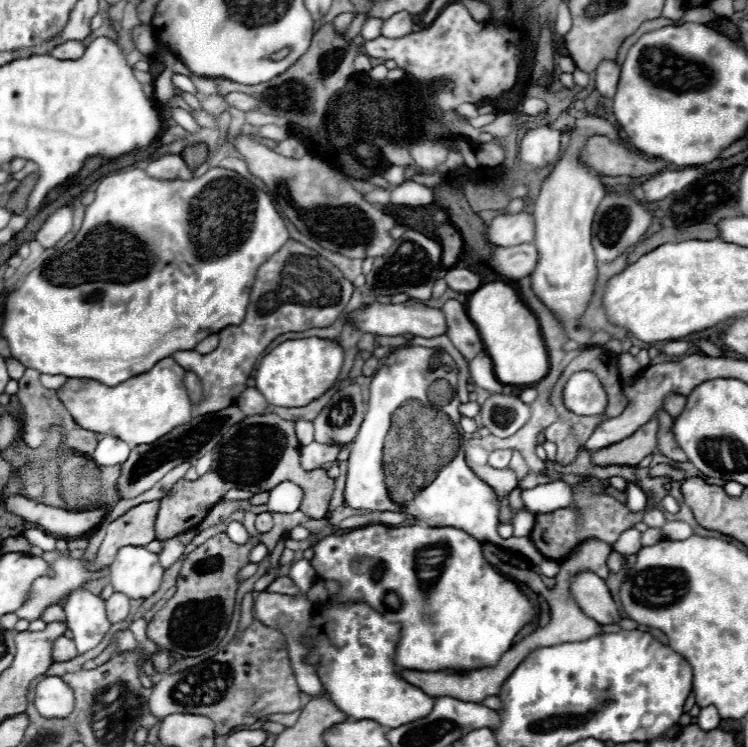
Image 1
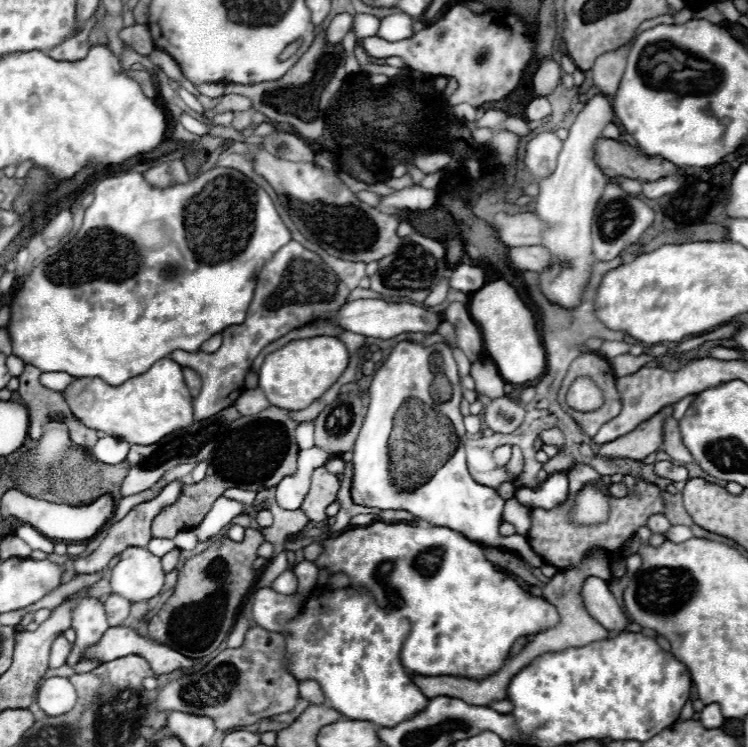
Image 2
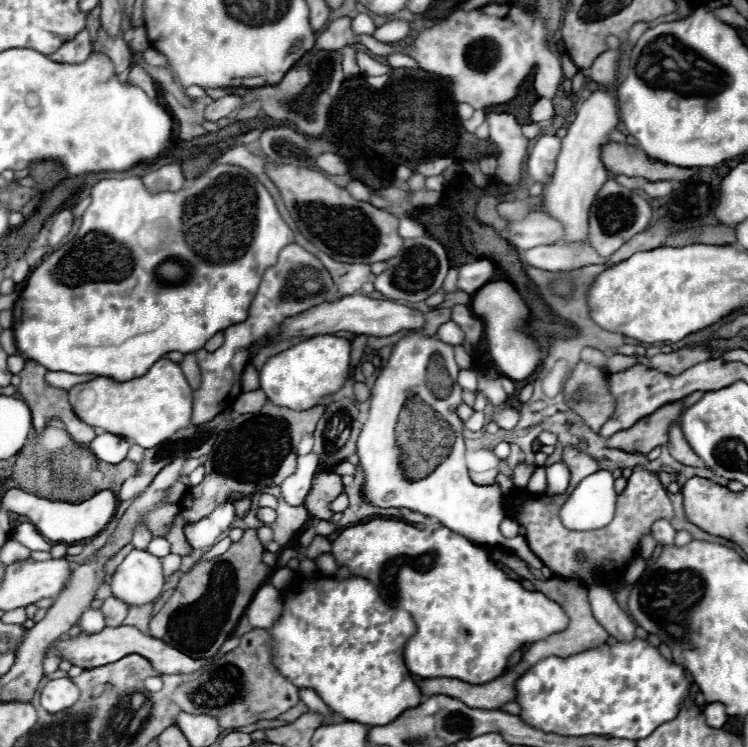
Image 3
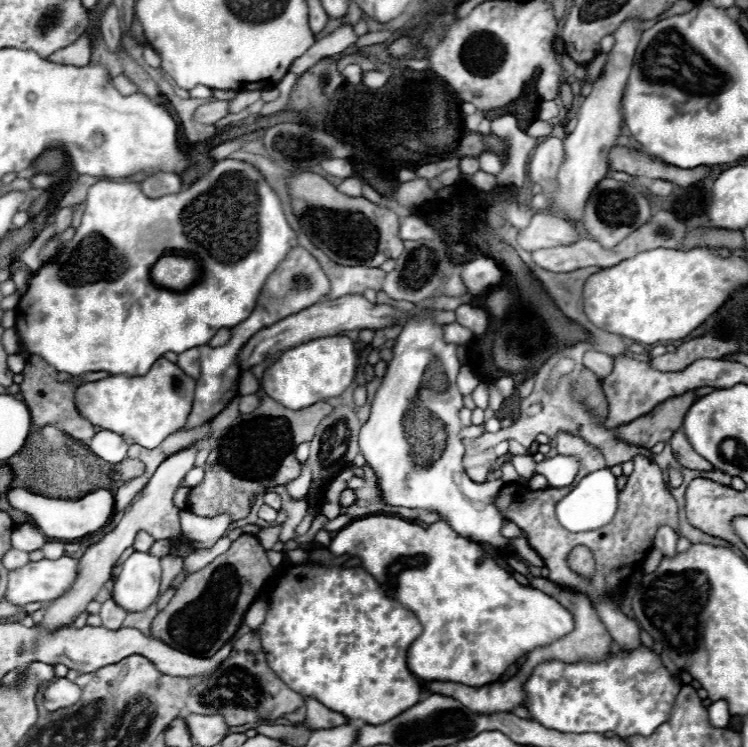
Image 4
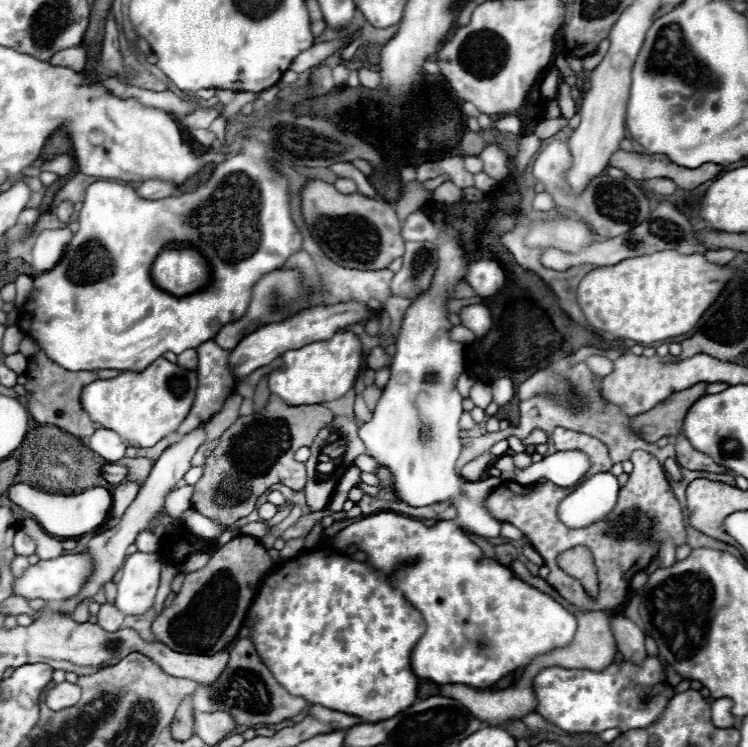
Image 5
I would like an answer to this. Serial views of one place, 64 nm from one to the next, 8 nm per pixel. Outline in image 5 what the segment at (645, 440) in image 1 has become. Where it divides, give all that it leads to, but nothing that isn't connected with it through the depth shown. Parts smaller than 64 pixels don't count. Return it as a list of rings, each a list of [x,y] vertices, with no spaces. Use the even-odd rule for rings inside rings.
[[[700,382],[688,390],[672,394],[670,398],[660,402],[660,406],[654,406],[650,412],[644,412],[644,414],[632,418],[632,430],[646,442],[656,442],[662,436],[680,434],[688,408],[700,396],[704,396],[704,390],[706,390],[706,384]]]

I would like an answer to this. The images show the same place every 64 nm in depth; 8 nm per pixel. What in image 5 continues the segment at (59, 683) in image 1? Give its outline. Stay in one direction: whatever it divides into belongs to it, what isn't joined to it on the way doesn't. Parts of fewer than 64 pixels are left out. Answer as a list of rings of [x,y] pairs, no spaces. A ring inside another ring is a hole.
[[[66,680],[46,690],[46,706],[54,712],[74,706],[78,700],[80,700],[80,686],[70,684]]]

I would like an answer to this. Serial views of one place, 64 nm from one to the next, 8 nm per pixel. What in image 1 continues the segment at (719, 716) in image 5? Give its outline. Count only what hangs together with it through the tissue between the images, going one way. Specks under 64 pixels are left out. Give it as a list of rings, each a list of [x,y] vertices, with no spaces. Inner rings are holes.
[[[706,706],[706,708],[702,708],[700,710],[700,714],[698,714],[698,718],[696,718],[696,724],[702,728],[702,730],[714,730],[714,728],[718,728],[718,724],[720,724],[720,716],[718,716],[718,710],[714,708],[714,706]]]

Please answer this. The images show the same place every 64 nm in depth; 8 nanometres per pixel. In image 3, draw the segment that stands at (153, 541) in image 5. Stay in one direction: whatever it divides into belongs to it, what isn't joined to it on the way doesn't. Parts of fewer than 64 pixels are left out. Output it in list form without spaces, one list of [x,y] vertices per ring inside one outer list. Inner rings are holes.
[[[138,524],[134,528],[134,532],[132,532],[132,546],[134,548],[140,548],[140,550],[146,550],[146,546],[150,544],[150,540],[152,540],[152,534],[150,534],[148,526]]]

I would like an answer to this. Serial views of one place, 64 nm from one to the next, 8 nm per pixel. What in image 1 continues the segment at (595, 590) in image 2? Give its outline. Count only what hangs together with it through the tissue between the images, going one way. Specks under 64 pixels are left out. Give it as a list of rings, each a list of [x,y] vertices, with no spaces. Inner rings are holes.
[[[590,570],[576,574],[570,582],[570,592],[580,610],[584,610],[584,614],[588,614],[592,620],[600,624],[614,624],[620,620],[618,606],[606,582],[598,574]]]

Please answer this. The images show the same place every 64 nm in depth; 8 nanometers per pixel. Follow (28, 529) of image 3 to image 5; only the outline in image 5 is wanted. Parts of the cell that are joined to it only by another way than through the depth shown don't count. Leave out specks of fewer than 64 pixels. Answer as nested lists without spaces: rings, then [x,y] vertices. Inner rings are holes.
[[[18,530],[14,534],[14,552],[22,556],[30,556],[36,552],[36,542],[24,530]]]

